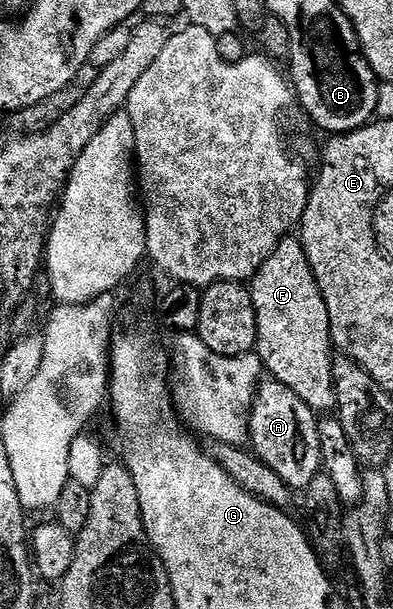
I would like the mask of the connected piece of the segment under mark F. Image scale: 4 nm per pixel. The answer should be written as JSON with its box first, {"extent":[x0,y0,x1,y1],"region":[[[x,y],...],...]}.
{"extent":[249,238,336,413],"region":[[[298,238],[282,239],[269,253],[267,260],[257,269],[257,273],[249,280],[249,288],[256,310],[257,337],[254,350],[263,363],[266,374],[272,380],[285,385],[309,409],[316,413],[331,413],[336,410],[335,386],[331,372],[333,344],[331,342],[331,326],[329,325],[329,309],[325,309],[325,297],[321,297],[321,289],[317,285],[317,277],[313,277],[313,269],[309,265],[309,257],[305,257],[305,249]]]}

